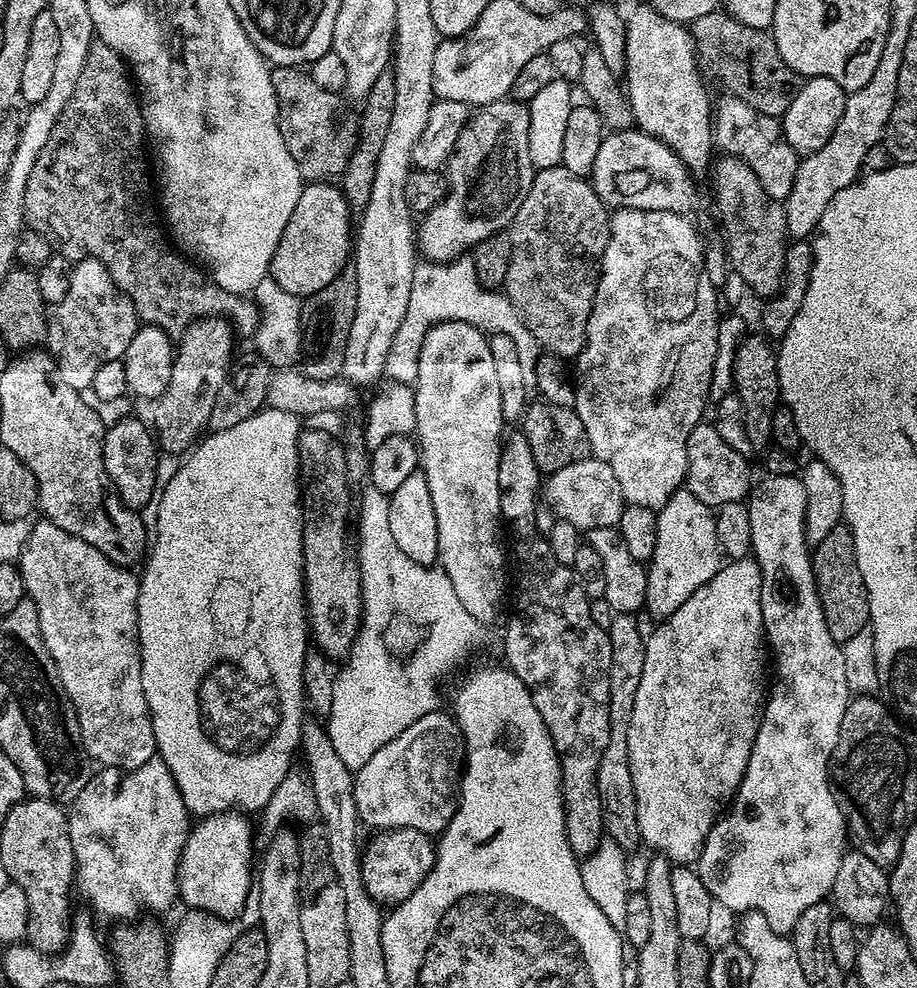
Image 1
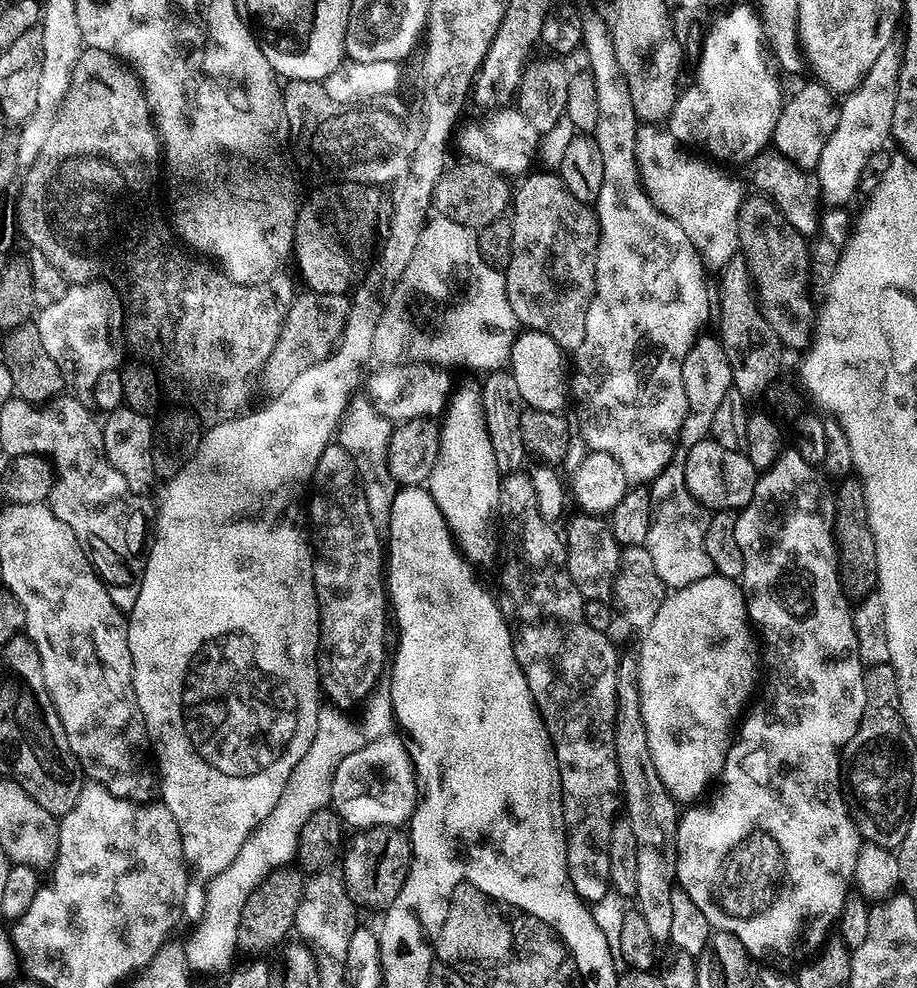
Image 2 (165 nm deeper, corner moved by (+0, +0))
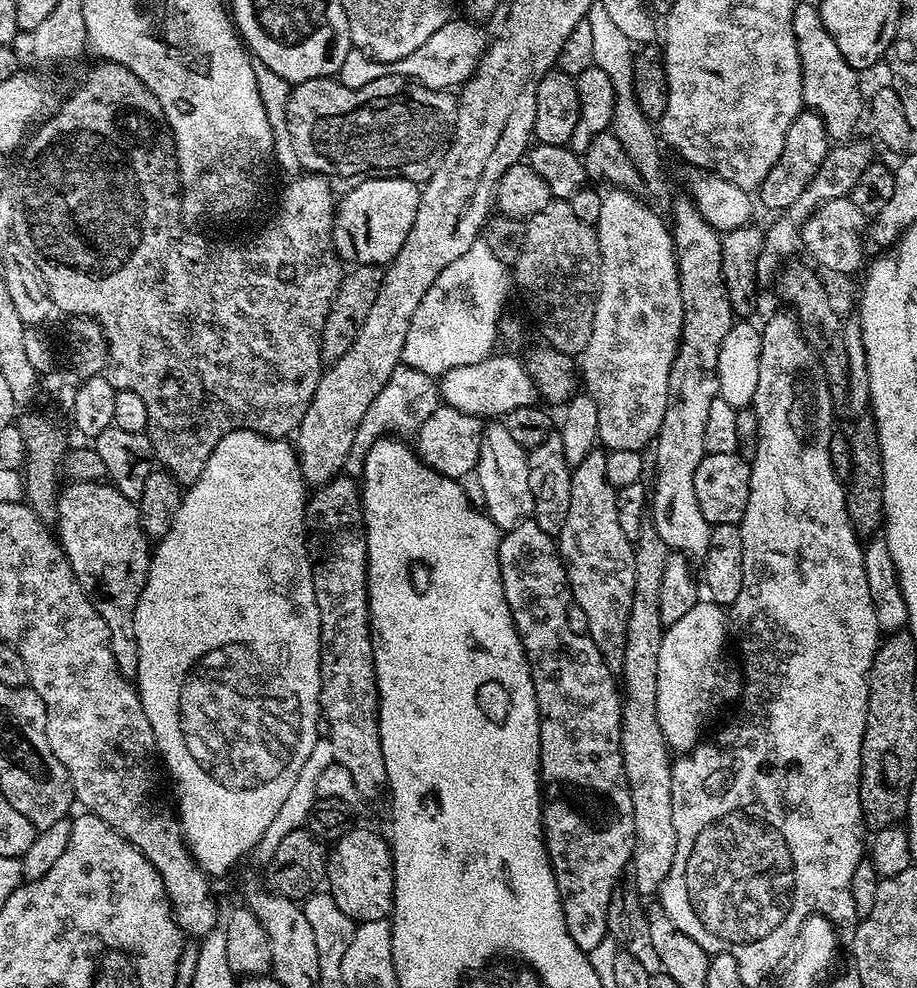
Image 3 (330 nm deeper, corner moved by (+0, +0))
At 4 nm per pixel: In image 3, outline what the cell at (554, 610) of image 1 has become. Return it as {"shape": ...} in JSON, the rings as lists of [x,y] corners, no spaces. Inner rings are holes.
{"shape":[[[529,518],[518,522],[514,527],[507,529],[501,535],[498,546],[498,570],[502,578],[502,590],[506,594],[506,602],[510,606],[512,621],[516,627],[516,633],[520,635],[520,641],[524,647],[524,656],[530,666],[530,674],[534,682],[534,694],[536,705],[540,711],[540,778],[542,781],[542,823],[544,825],[544,845],[548,848],[548,860],[552,863],[552,873],[556,879],[556,885],[560,891],[560,901],[564,911],[564,921],[568,927],[570,938],[580,947],[585,954],[594,950],[598,942],[609,935],[608,931],[608,907],[612,893],[617,891],[620,875],[625,875],[629,867],[632,851],[636,845],[636,827],[634,826],[634,802],[632,791],[626,782],[624,763],[620,753],[620,706],[622,703],[622,692],[618,687],[617,677],[613,669],[609,668],[604,655],[598,650],[596,643],[587,636],[579,636],[567,626],[567,608],[570,603],[570,589],[568,586],[568,571],[564,568],[564,562],[560,558],[560,549],[557,541],[548,536],[538,526],[535,519]]]}

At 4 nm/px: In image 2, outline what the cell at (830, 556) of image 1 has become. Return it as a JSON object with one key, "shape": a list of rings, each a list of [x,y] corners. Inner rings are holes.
{"shape":[[[854,476],[845,477],[835,489],[835,534],[837,546],[837,568],[840,584],[853,601],[859,602],[877,591],[877,555],[873,532],[869,529],[869,510],[865,502],[864,485]]]}

